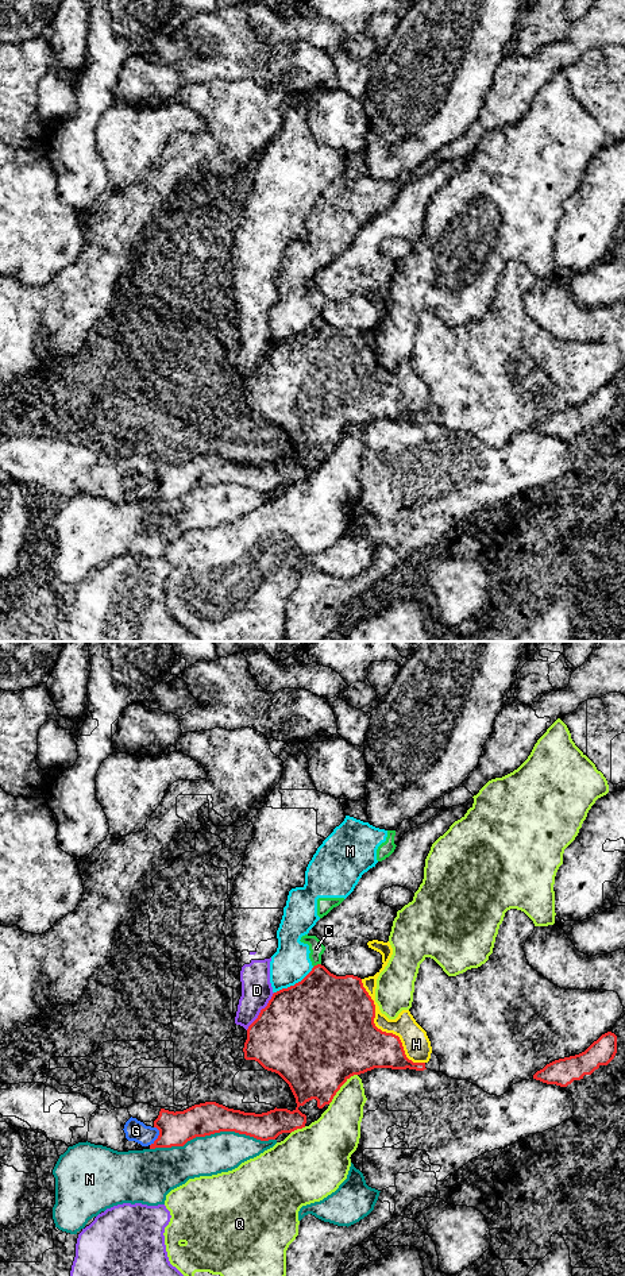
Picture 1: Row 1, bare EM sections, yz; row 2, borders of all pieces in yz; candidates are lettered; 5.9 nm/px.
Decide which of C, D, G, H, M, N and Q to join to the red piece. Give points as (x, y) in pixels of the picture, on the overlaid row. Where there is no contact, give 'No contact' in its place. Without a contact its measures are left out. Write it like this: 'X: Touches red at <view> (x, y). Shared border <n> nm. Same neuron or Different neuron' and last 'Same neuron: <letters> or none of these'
C: Touches red at yz (317, 964). Shared border 50 nm. Different neuron
D: Touches red at yz (261, 1012). Shared border 280 nm. Different neuron
G: Touches red at yz (158, 1136). Shared border 120 nm. Different neuron
H: Touches red at yz (381, 1030). Shared border 650 nm. Different neuron
M: Touches red at yz (294, 985). Shared border 280 nm. Different neuron
N: Touches red at yz (212, 1133). Shared border 750 nm. Different neuron
Q: Touches red at yz (340, 1086). Shared border 260 nm. Different neuron
Same neuron: none of these

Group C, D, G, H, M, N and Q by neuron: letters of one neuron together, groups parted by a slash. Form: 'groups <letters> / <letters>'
groups C G M / D / H / N / Q

